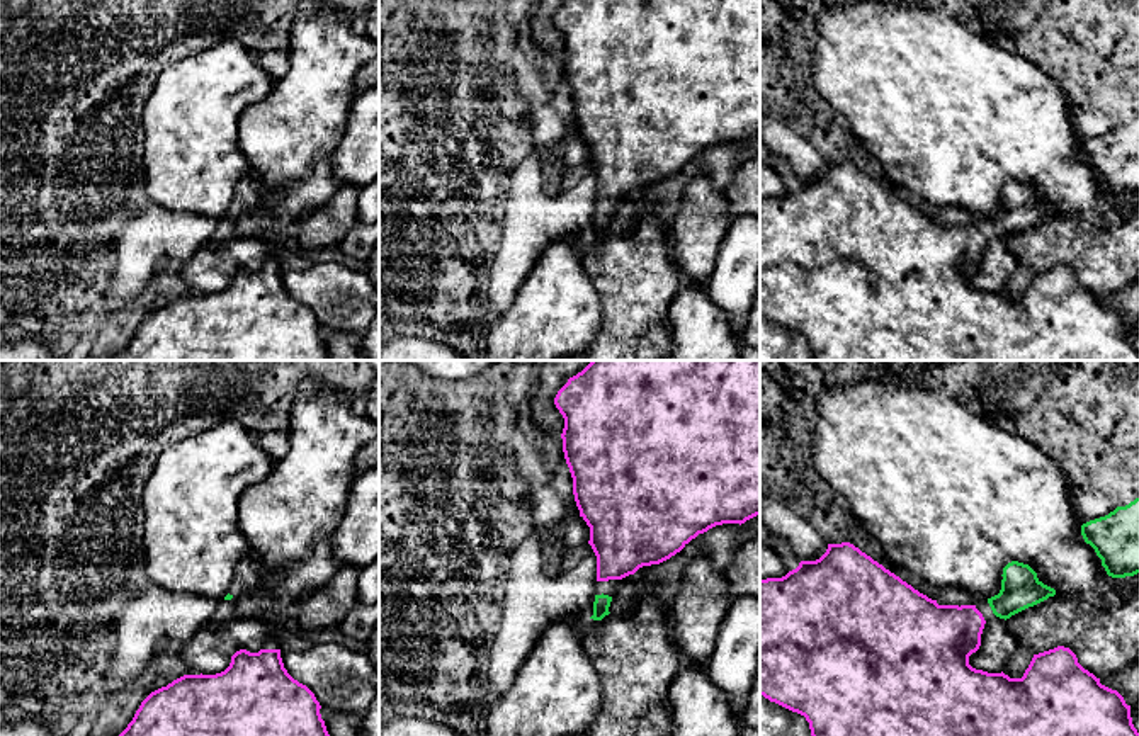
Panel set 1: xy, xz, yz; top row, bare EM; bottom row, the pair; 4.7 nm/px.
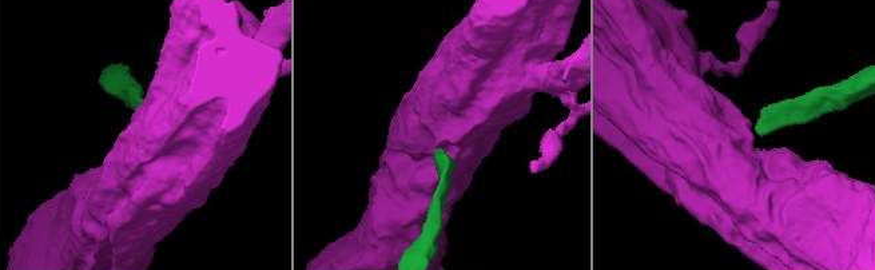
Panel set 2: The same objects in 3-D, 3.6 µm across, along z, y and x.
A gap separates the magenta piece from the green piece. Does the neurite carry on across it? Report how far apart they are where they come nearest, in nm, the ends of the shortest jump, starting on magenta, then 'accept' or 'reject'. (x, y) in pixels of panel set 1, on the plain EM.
50 nm | yz (981, 233), (991, 228) | accept

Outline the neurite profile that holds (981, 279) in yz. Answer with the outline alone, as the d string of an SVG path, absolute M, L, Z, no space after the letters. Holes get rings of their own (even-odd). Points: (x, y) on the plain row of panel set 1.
M979 265L979 269L969 275L969 284L988 292L1001 292L1005 291L1006 279L1006 274L988 272Z

